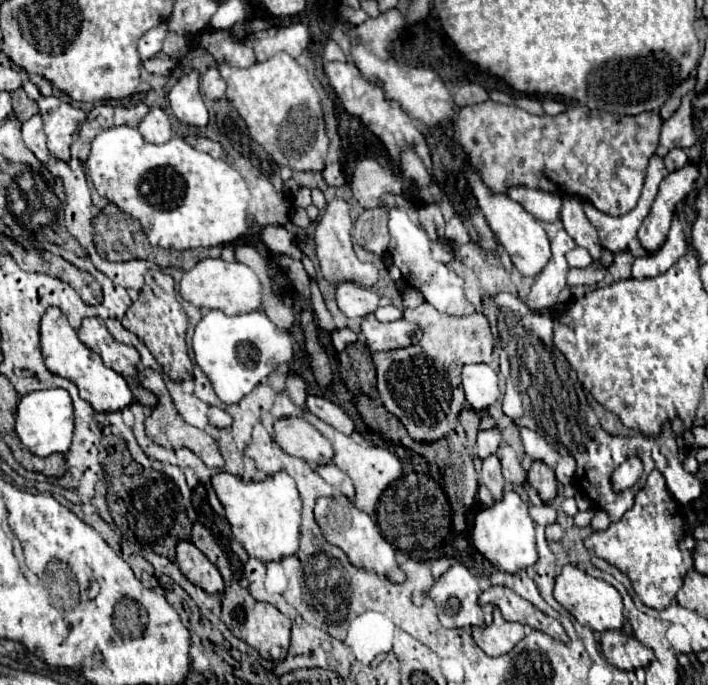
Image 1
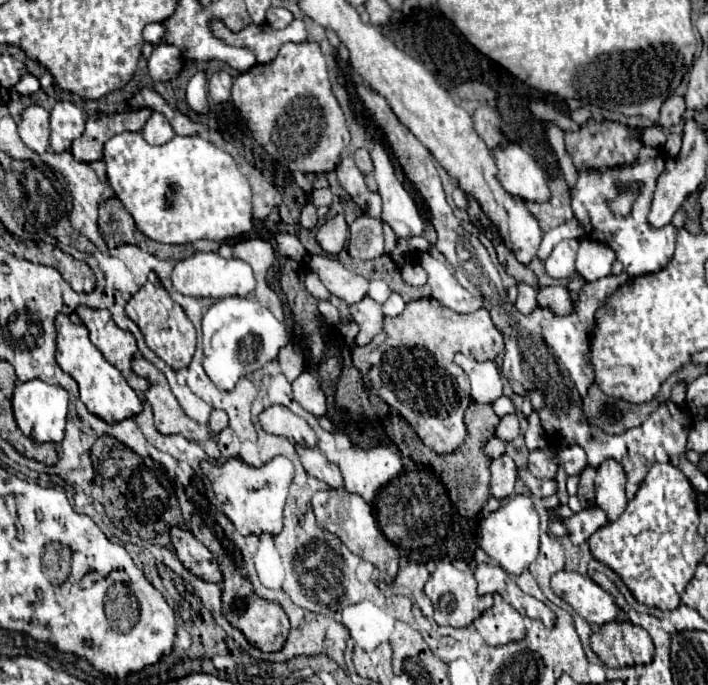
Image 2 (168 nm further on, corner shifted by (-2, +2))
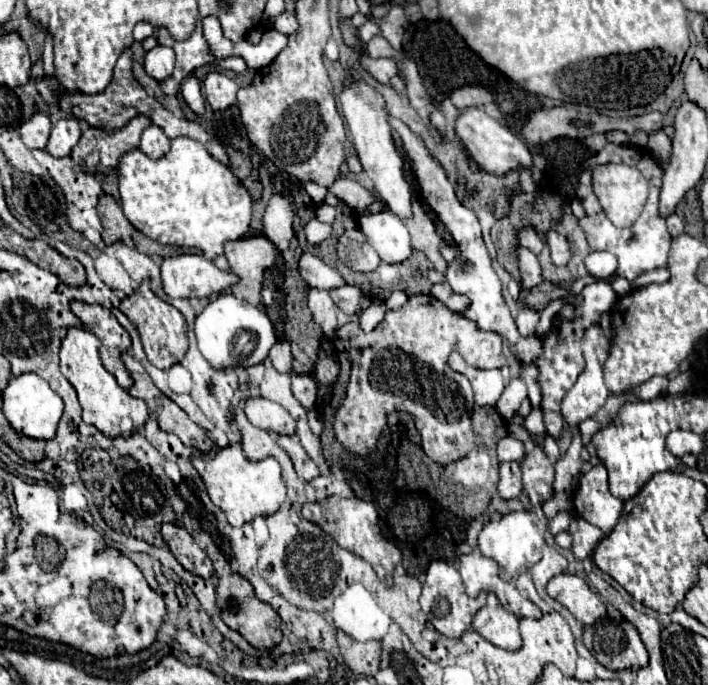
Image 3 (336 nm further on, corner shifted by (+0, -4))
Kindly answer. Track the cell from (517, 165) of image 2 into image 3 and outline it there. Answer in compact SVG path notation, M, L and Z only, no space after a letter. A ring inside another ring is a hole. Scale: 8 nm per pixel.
M468 107L468 109L460 111L460 115L456 119L456 135L464 141L466 149L472 153L476 163L490 173L502 175L506 171L520 167L520 165L532 167L532 155L526 149L526 145L510 129L500 125L496 119L492 119L478 107Z

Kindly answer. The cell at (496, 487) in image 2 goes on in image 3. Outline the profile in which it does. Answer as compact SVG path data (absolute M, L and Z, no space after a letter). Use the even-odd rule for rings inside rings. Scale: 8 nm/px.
M500 463L500 483L498 483L498 495L502 499L516 499L522 493L522 473L520 463Z

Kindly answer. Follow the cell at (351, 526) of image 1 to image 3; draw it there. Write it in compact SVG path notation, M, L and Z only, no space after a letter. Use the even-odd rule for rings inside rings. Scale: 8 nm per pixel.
M326 497L324 501L306 503L302 507L302 515L308 521L320 525L326 533L330 533L338 541L340 547L344 547L344 549L352 551L354 555L366 559L374 567L380 581L388 581L394 567L402 561L402 551L398 549L398 545L382 535L380 517L378 517L378 511L376 511L372 501L364 501L364 499L358 499L358 497L350 497L350 499Z

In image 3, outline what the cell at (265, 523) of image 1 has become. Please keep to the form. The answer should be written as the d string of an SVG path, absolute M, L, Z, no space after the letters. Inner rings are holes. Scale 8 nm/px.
M232 443L220 449L210 459L192 457L192 465L200 473L212 503L226 513L230 525L240 527L246 521L252 521L256 515L270 515L286 499L286 485L276 459L268 457L262 461L250 461L246 459L240 443Z

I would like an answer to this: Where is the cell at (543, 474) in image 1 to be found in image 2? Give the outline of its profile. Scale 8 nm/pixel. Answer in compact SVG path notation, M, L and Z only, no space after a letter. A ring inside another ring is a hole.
M536 449L528 457L528 469L538 479L554 479L556 477L556 471L558 471L558 465L548 457L546 451Z

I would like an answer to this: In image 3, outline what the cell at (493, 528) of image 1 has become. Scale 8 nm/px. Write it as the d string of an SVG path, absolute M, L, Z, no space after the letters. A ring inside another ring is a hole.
M516 511L502 515L500 519L490 519L478 535L478 549L500 565L500 577L504 581L516 579L520 573L528 571L534 563L538 563L542 559L542 547L544 537L536 523L536 515L528 511Z

